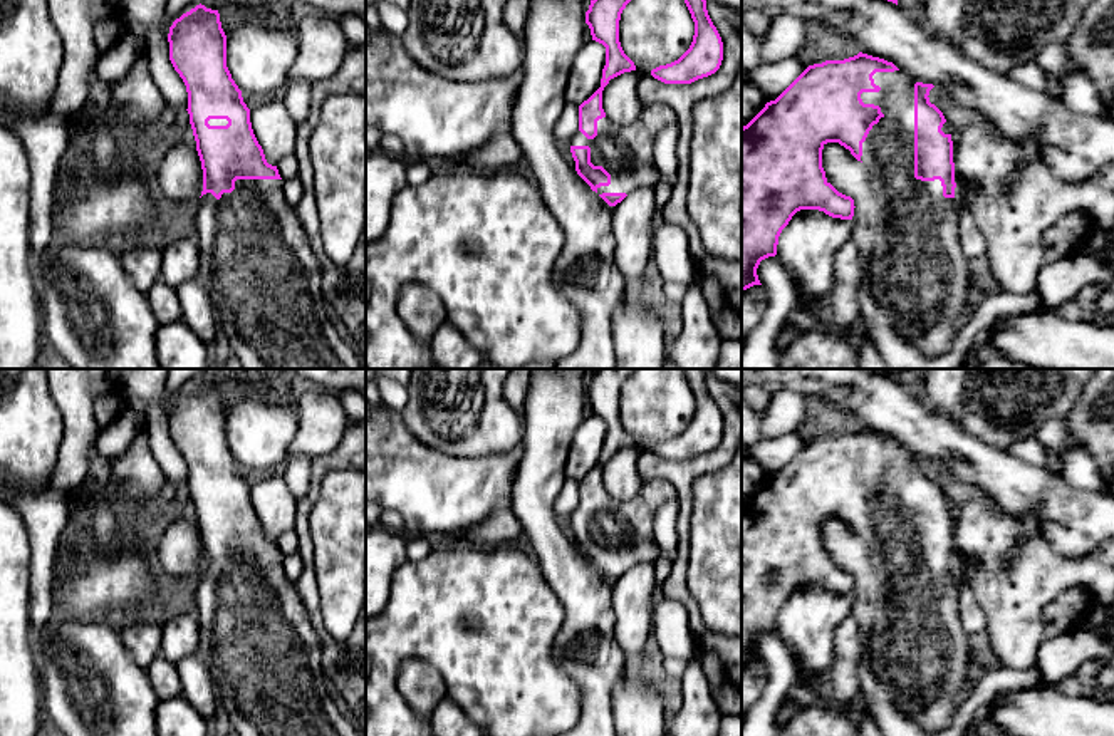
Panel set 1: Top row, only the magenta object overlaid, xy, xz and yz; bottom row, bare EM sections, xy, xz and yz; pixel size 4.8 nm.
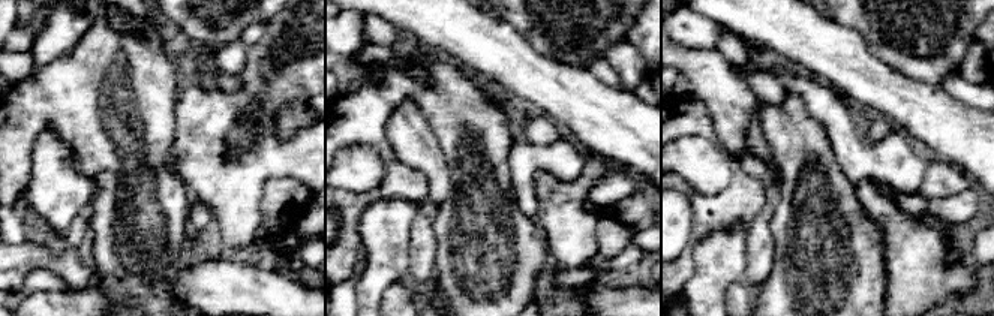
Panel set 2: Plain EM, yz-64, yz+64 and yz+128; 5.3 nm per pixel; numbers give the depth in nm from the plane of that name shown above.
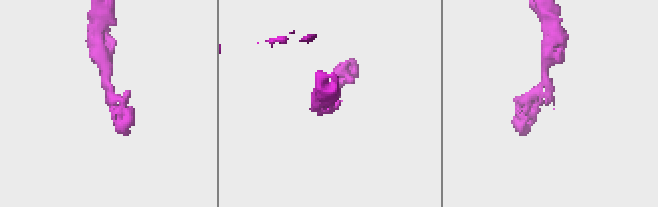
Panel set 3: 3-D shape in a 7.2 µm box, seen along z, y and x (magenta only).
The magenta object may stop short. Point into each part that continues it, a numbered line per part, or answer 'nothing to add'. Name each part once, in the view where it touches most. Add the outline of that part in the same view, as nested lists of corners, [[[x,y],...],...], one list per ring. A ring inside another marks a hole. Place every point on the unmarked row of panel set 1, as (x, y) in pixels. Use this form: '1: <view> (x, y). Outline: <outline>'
1: yz (918, 647). Outline: [[[903,446],[876,448],[879,468],[862,468],[864,479],[881,483],[884,490],[862,518],[861,536],[871,563],[881,573],[886,595],[881,600],[867,637],[869,662],[879,682],[893,691],[894,704],[926,734],[948,729],[958,714],[965,691],[971,687],[970,634],[960,617],[955,573],[943,572],[940,555],[914,553],[914,459]]]

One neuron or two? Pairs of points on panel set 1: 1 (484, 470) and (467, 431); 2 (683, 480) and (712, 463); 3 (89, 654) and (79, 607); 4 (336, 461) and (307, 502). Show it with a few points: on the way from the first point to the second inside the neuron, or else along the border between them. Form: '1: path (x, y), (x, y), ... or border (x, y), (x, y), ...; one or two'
1: border (517, 448), (507, 453), (478, 456), (440, 453); two
2: path (690, 473), (705, 463); one
3: border (118, 622), (93, 619), (59, 621), (56, 624); two
4: path (324, 468), (316, 476), (314, 490); one

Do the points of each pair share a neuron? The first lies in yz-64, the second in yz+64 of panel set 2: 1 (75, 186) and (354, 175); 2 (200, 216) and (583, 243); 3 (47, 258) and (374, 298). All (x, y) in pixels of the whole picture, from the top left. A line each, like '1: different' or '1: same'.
1: different
2: different
3: different

